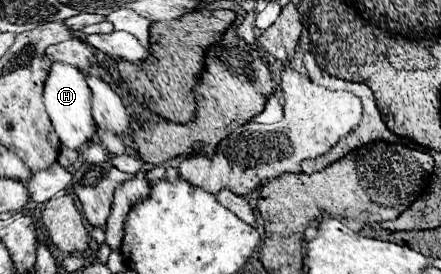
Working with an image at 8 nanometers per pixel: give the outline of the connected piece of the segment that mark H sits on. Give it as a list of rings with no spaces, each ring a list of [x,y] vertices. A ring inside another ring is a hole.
[[[54,62],[44,86],[44,104],[46,112],[52,120],[52,126],[60,138],[60,142],[72,150],[80,150],[86,142],[90,142],[96,134],[96,124],[90,112],[90,88],[84,80],[84,74],[62,62]]]

